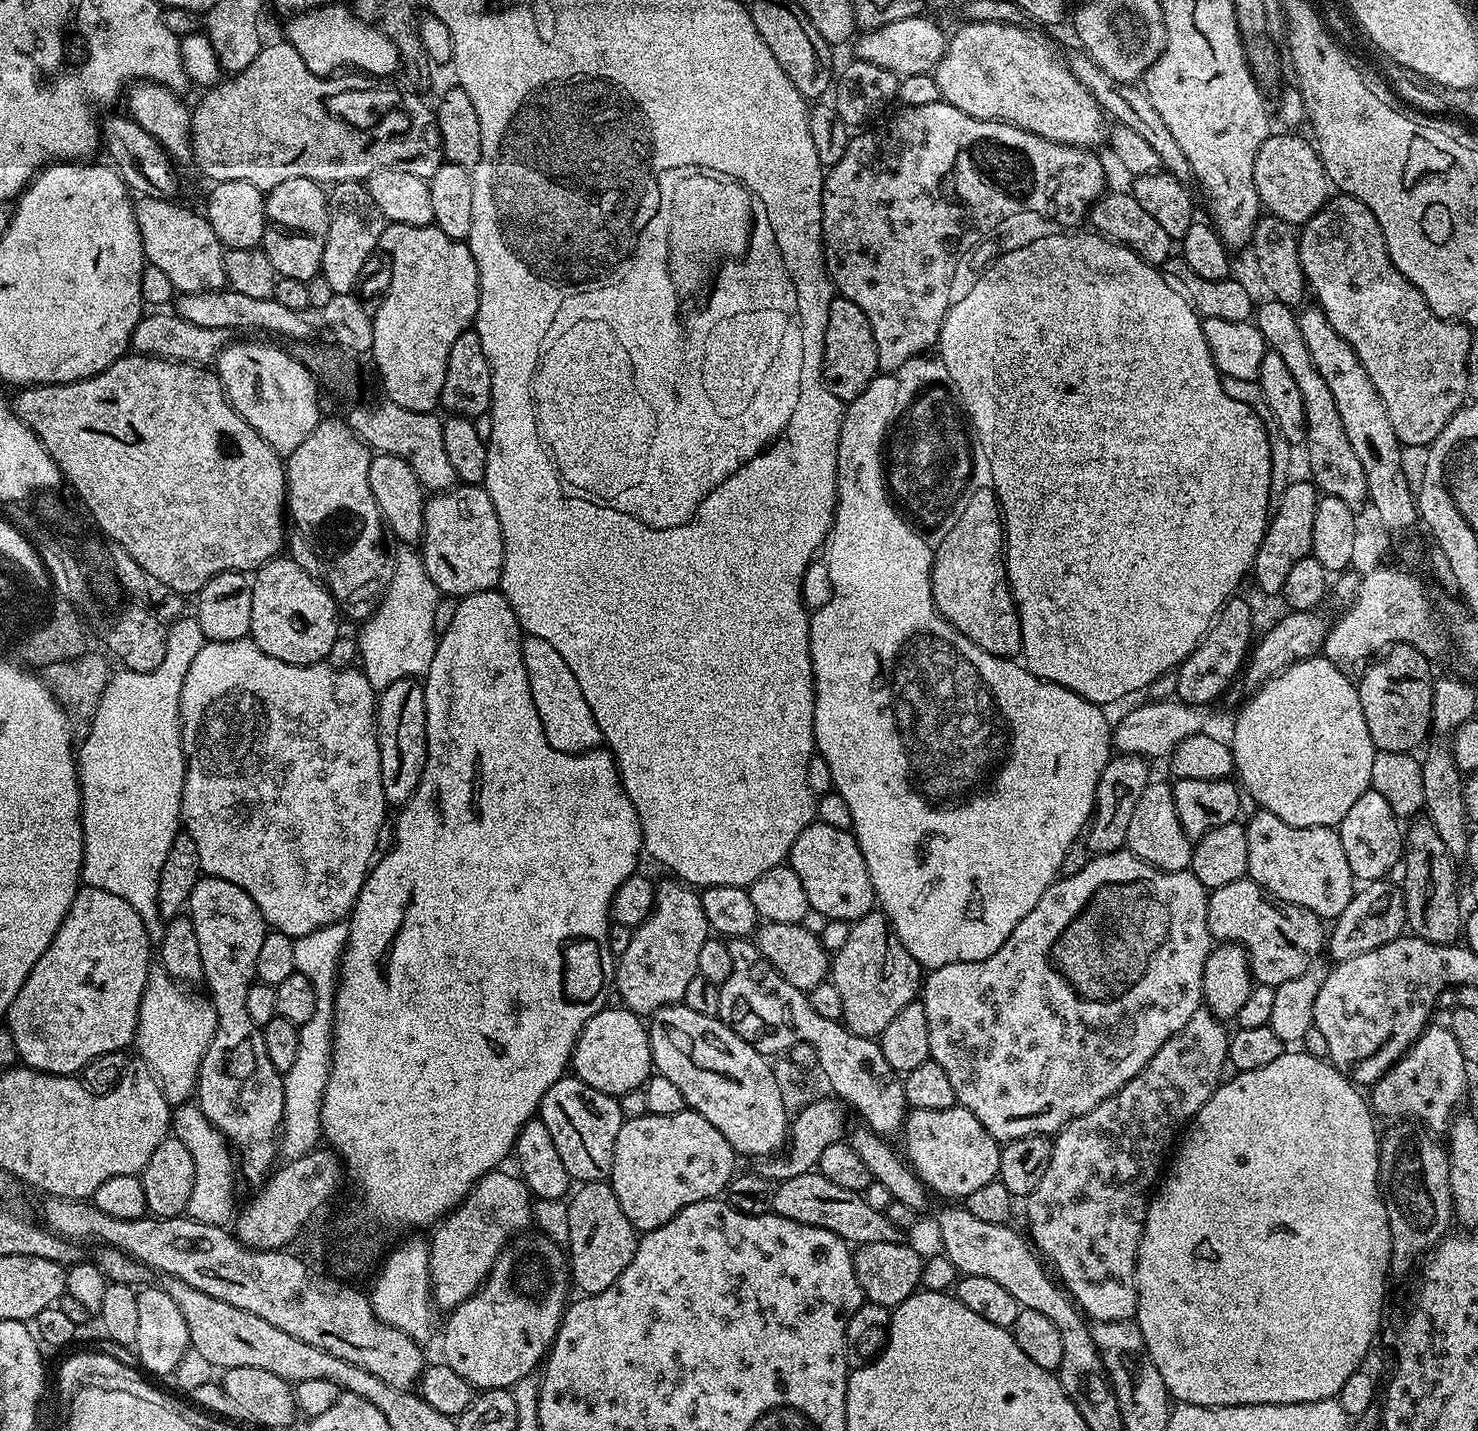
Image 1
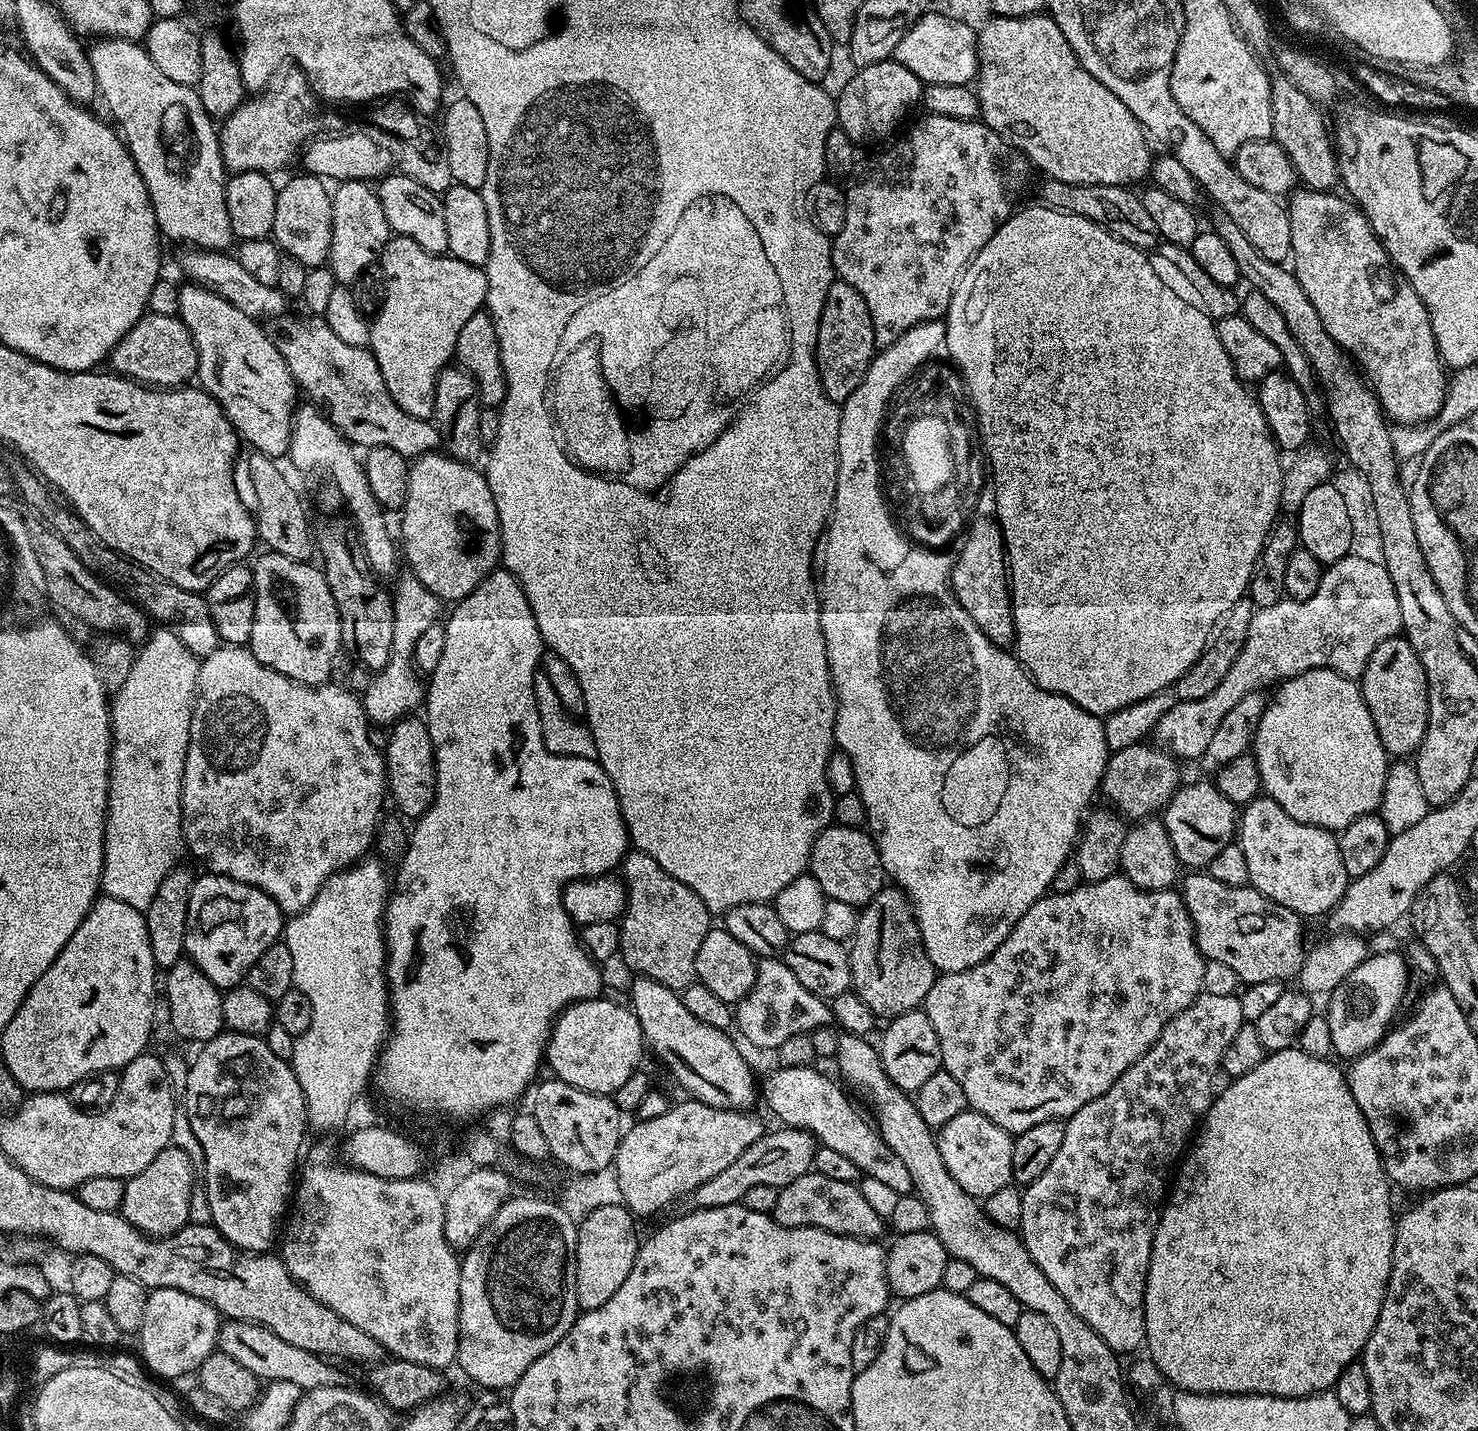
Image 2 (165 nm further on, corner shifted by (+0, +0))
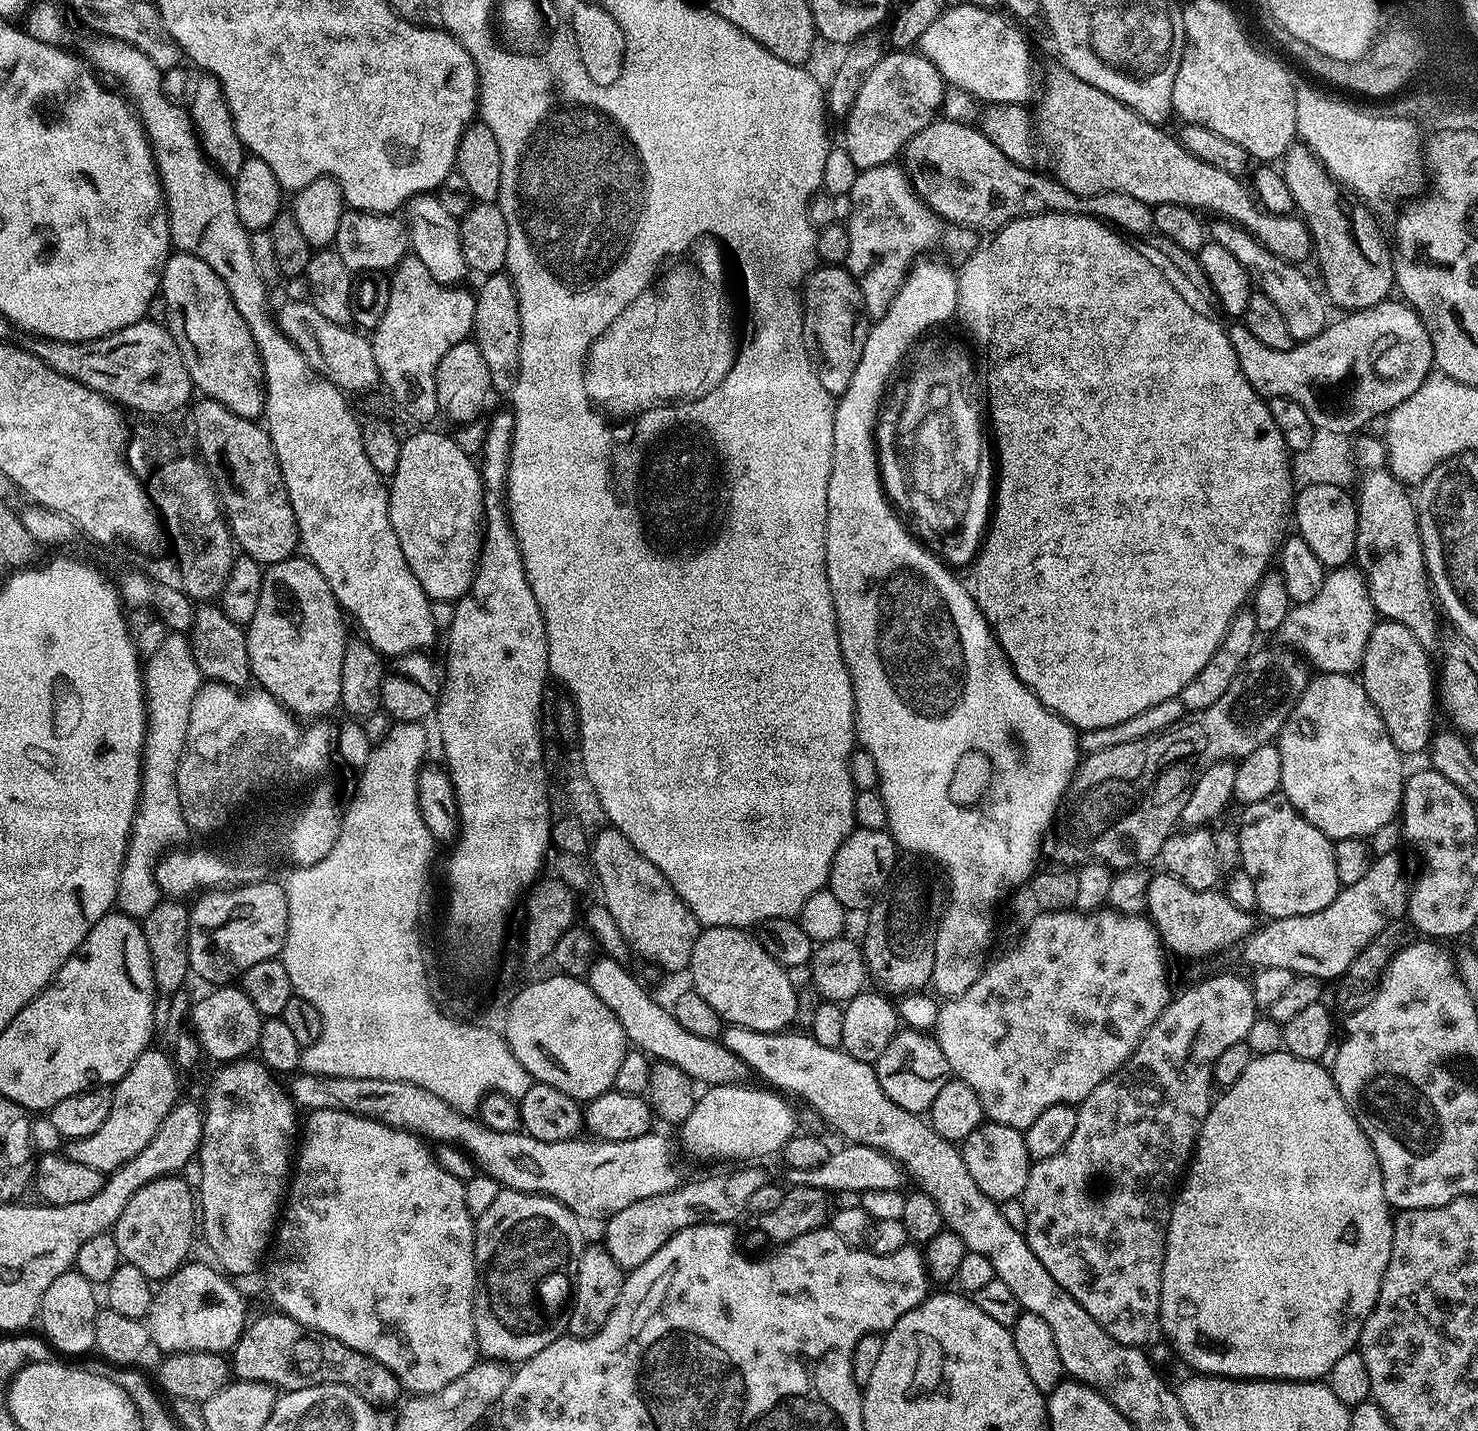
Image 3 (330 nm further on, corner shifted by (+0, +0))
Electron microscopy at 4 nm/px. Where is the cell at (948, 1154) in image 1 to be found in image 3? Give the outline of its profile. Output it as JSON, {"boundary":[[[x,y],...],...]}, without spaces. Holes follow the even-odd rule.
{"boundary":[[[991,1122],[979,1124],[963,1140],[960,1153],[966,1162],[966,1170],[970,1170],[970,1178],[978,1182],[982,1194],[997,1202],[1023,1197],[1030,1161],[1021,1129]]]}

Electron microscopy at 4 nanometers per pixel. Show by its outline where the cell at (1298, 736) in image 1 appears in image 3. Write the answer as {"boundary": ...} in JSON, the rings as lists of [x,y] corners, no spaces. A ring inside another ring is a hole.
{"boundary":[[[1325,672],[1323,674],[1313,675],[1311,679],[1309,679],[1308,685],[1304,688],[1304,693],[1298,698],[1294,710],[1289,714],[1286,718],[1286,722],[1282,726],[1278,737],[1278,747],[1280,757],[1282,758],[1280,792],[1301,812],[1306,818],[1306,822],[1318,826],[1318,830],[1322,830],[1322,834],[1326,834],[1329,840],[1335,842],[1342,838],[1354,838],[1355,836],[1371,838],[1375,832],[1382,830],[1382,826],[1391,824],[1397,819],[1398,813],[1402,808],[1404,782],[1406,779],[1404,764],[1400,761],[1403,760],[1402,753],[1394,746],[1394,742],[1390,742],[1390,734],[1386,730],[1386,726],[1382,722],[1378,710],[1370,702],[1370,698],[1366,694],[1366,690],[1359,679],[1342,672]]]}

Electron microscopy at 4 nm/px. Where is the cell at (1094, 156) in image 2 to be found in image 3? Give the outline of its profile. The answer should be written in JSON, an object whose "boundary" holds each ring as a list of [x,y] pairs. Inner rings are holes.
{"boundary":[[[1056,66],[1049,74],[1040,96],[1040,109],[1034,112],[1034,132],[1039,143],[1041,140],[1045,149],[1056,148],[1060,152],[1060,173],[1055,179],[1066,190],[1079,196],[1121,192],[1153,206],[1187,204],[1193,210],[1206,208],[1225,220],[1244,225],[1274,254],[1285,258],[1313,255],[1312,234],[1303,219],[1265,211],[1237,177],[1203,164],[1182,147],[1175,135],[1167,136],[1164,130],[1143,120],[1118,98],[1098,90],[1098,86],[1082,82],[1063,66]]]}

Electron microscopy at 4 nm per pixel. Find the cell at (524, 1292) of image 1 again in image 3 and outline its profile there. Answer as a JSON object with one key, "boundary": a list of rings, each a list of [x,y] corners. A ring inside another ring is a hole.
{"boundary":[[[504,1188],[494,1198],[490,1210],[475,1221],[476,1270],[478,1287],[474,1314],[477,1349],[487,1359],[497,1362],[523,1362],[538,1350],[546,1350],[550,1342],[568,1331],[572,1313],[572,1293],[576,1287],[578,1262],[584,1253],[586,1239],[580,1229],[581,1221],[566,1207],[549,1196],[538,1196],[534,1192],[516,1192]]]}

